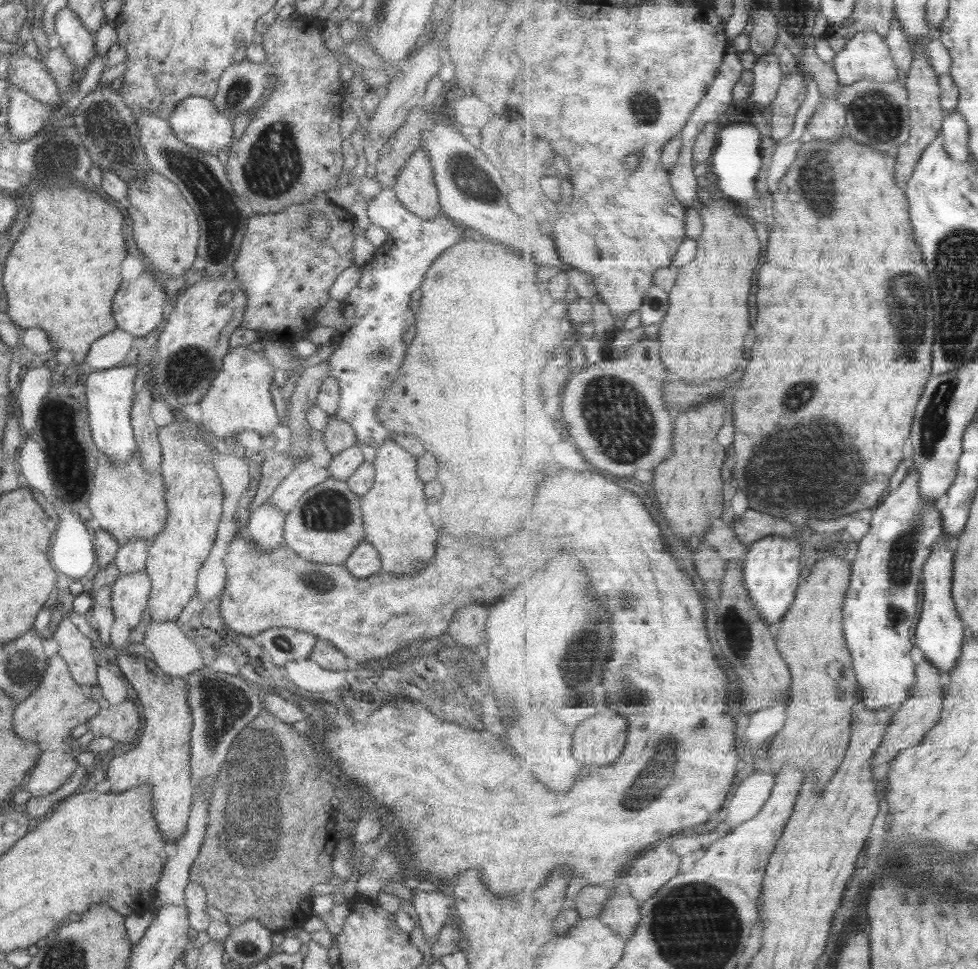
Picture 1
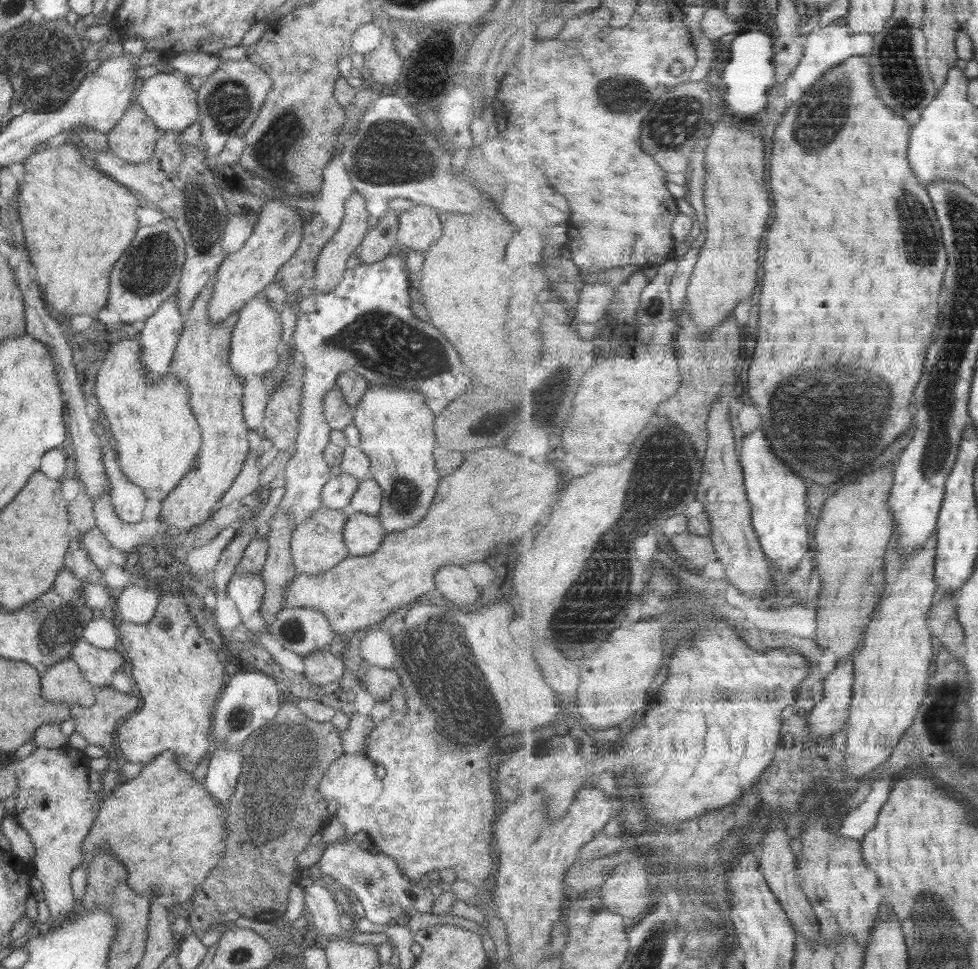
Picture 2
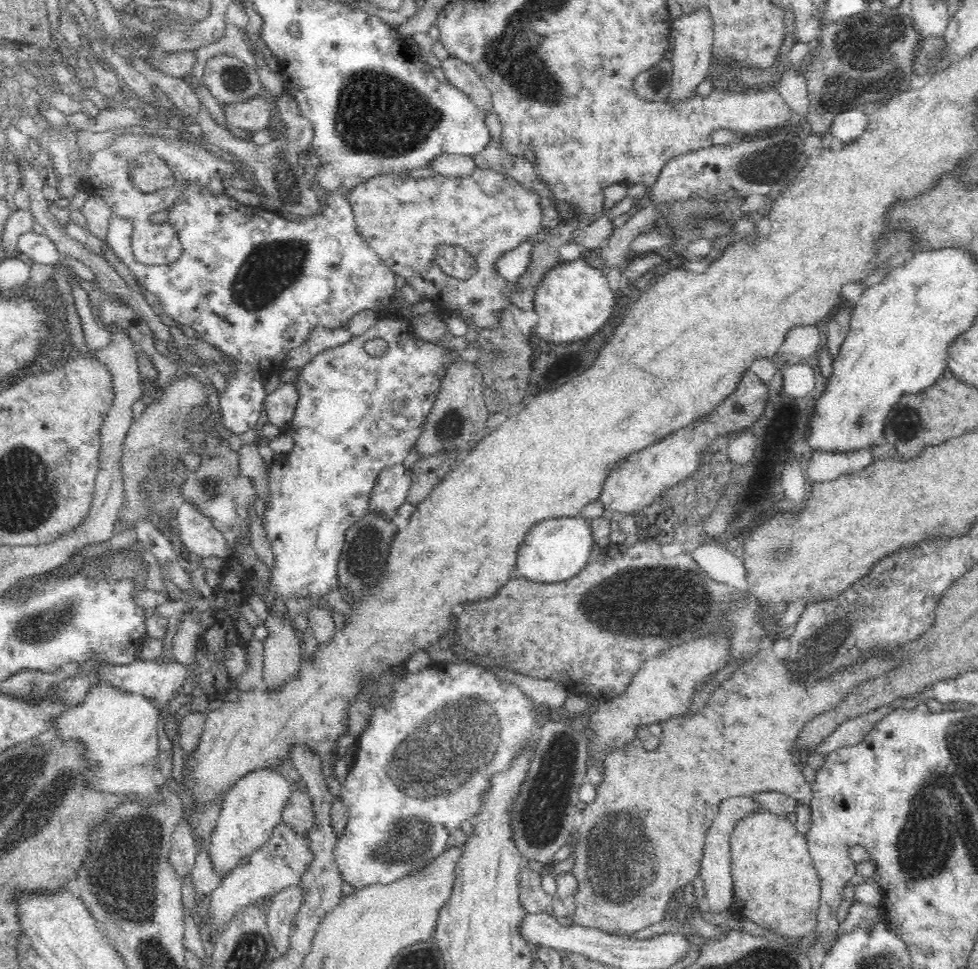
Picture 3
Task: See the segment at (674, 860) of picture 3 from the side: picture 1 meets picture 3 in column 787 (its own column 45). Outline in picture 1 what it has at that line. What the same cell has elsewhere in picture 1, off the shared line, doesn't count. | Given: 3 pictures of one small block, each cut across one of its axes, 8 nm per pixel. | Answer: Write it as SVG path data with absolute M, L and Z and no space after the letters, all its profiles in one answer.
M57 653L48 658L37 690L18 703L13 713L12 730L16 732L16 737L32 742L39 749L36 765L29 771L23 785L32 797L50 794L70 779L70 775L80 766L72 729L90 721L99 711L97 702L93 698L86 698L81 687L72 679L64 659Z

